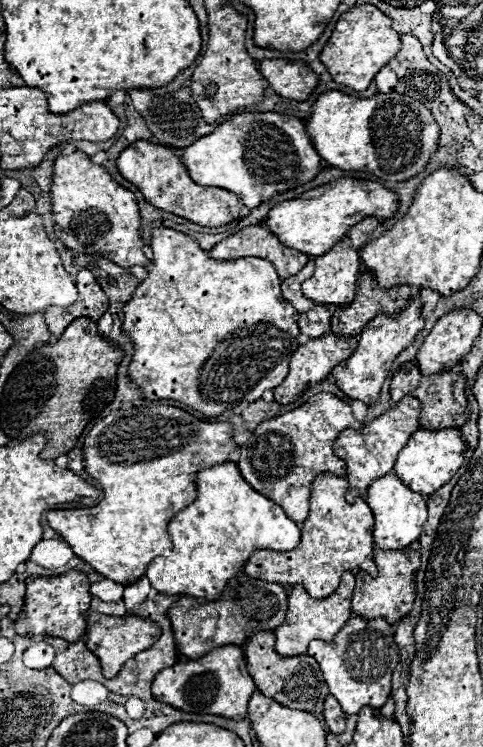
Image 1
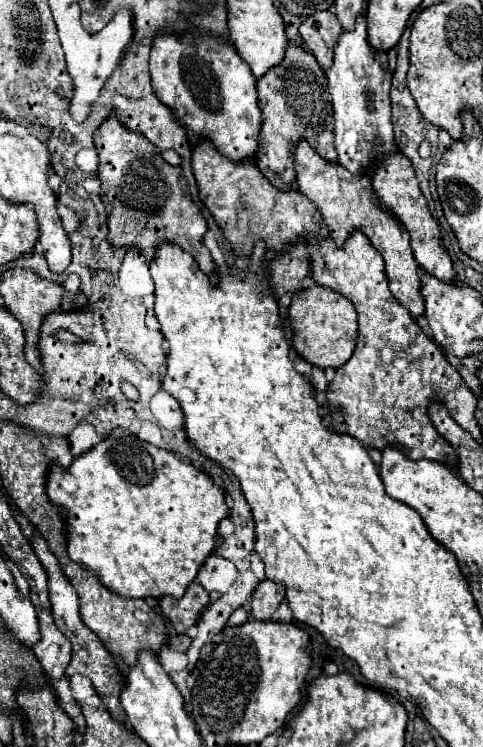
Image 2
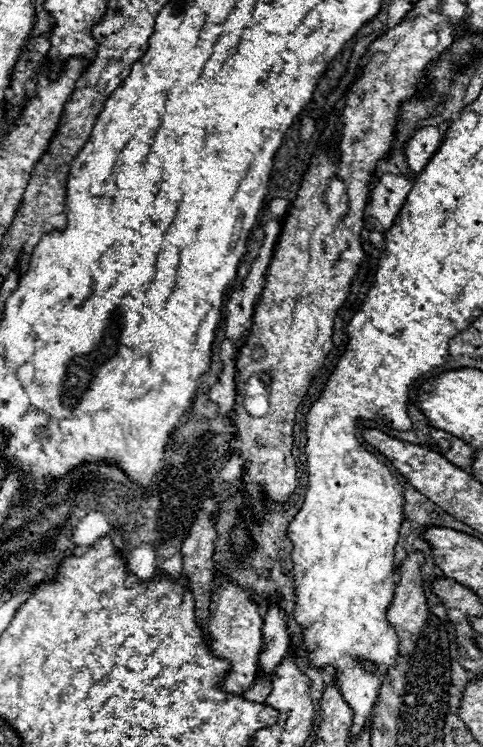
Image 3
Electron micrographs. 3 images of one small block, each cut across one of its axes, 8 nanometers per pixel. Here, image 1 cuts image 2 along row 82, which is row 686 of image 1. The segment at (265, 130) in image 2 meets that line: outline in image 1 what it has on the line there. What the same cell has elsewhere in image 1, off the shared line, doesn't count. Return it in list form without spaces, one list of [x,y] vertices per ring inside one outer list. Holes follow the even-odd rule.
[[[256,632],[248,638],[248,642],[244,644],[244,652],[246,652],[246,664],[248,664],[248,672],[256,682],[256,688],[288,706],[288,708],[296,708],[302,712],[314,712],[316,704],[322,704],[330,692],[328,686],[324,684],[320,666],[316,664],[316,660],[312,660],[312,656],[302,654],[302,656],[292,656],[292,658],[284,658],[274,650],[274,634],[272,632]]]

